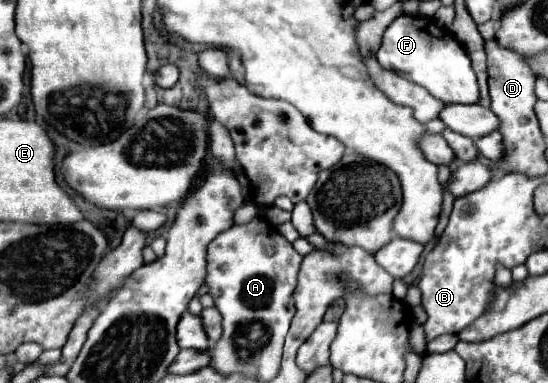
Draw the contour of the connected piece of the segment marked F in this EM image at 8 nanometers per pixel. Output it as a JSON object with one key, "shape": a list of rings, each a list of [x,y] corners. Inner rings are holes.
{"shape":[[[398,16],[384,32],[382,46],[376,52],[382,68],[394,70],[406,80],[420,84],[444,104],[474,104],[478,102],[478,82],[470,58],[462,44],[434,20],[424,16]],[[466,96],[466,98],[458,98]]]}

